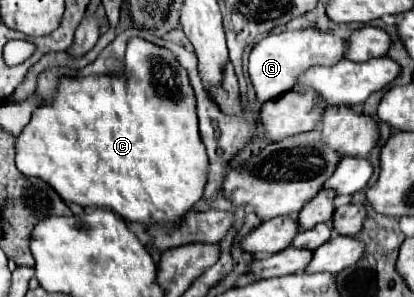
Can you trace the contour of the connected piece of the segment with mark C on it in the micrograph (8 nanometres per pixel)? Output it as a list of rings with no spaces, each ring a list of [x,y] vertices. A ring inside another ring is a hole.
[[[134,38],[128,42],[126,50],[126,76],[116,78],[116,76],[88,76],[88,78],[60,78],[58,84],[58,96],[54,100],[48,100],[42,108],[38,108],[32,114],[30,124],[20,132],[16,138],[16,166],[22,174],[26,176],[36,176],[48,182],[66,202],[78,204],[78,206],[98,206],[98,208],[108,208],[116,214],[120,214],[124,220],[138,222],[144,228],[150,226],[178,226],[182,218],[194,208],[194,204],[202,198],[206,178],[208,178],[208,156],[206,148],[200,140],[198,132],[198,118],[196,118],[196,104],[194,104],[194,92],[190,88],[186,70],[178,66],[174,60],[172,52],[158,48],[142,38]]]

